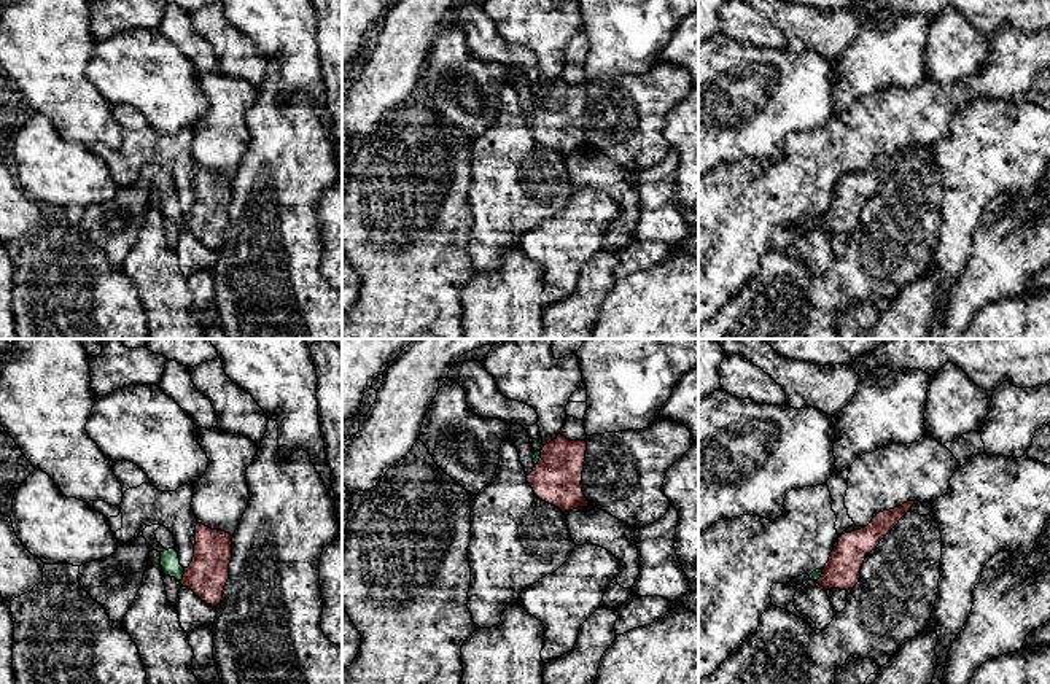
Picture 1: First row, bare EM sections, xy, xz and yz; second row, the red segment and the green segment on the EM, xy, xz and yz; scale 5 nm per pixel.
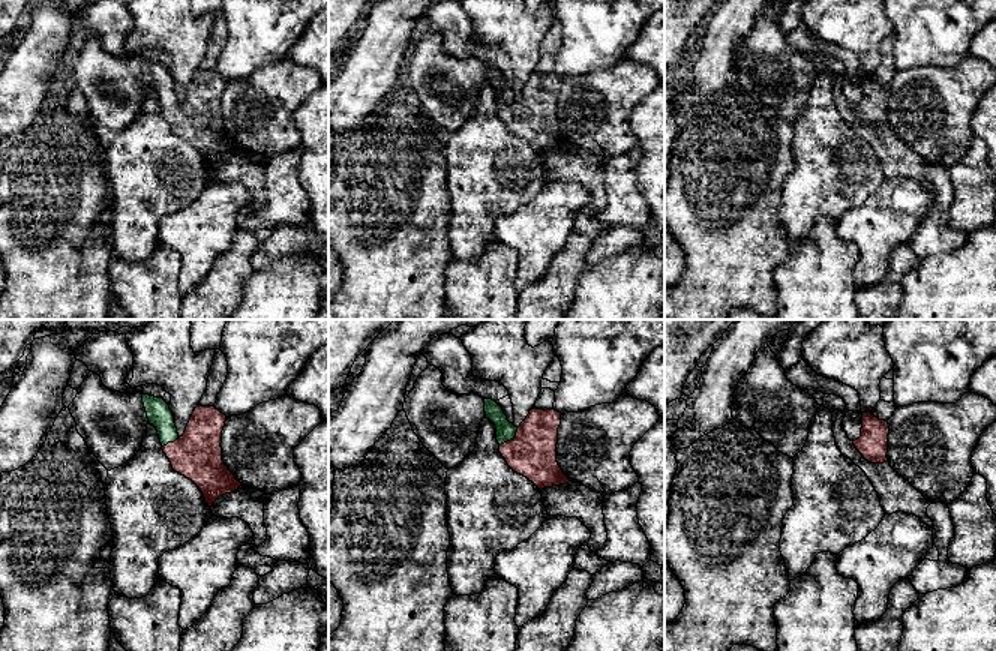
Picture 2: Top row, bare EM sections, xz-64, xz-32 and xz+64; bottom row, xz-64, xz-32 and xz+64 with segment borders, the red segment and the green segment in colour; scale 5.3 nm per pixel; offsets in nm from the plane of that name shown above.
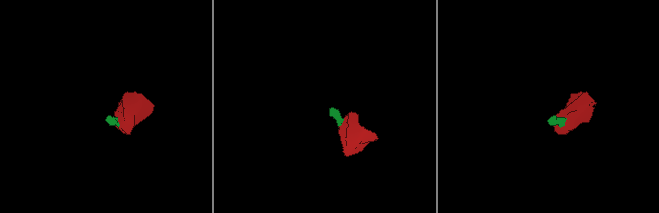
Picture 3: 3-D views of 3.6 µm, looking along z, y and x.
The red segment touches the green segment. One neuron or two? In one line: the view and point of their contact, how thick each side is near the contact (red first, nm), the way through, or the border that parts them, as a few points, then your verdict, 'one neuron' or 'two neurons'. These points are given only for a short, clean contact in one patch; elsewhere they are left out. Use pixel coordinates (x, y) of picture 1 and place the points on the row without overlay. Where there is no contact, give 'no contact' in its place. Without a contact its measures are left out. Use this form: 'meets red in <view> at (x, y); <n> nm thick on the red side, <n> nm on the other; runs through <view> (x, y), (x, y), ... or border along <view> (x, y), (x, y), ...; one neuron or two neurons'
meets red in xy at (183, 218); 200 nm thick on the red side, 100 nm on the other; runs through xy (209, 215), (206, 218), (183, 218), (171, 209); one neuron

